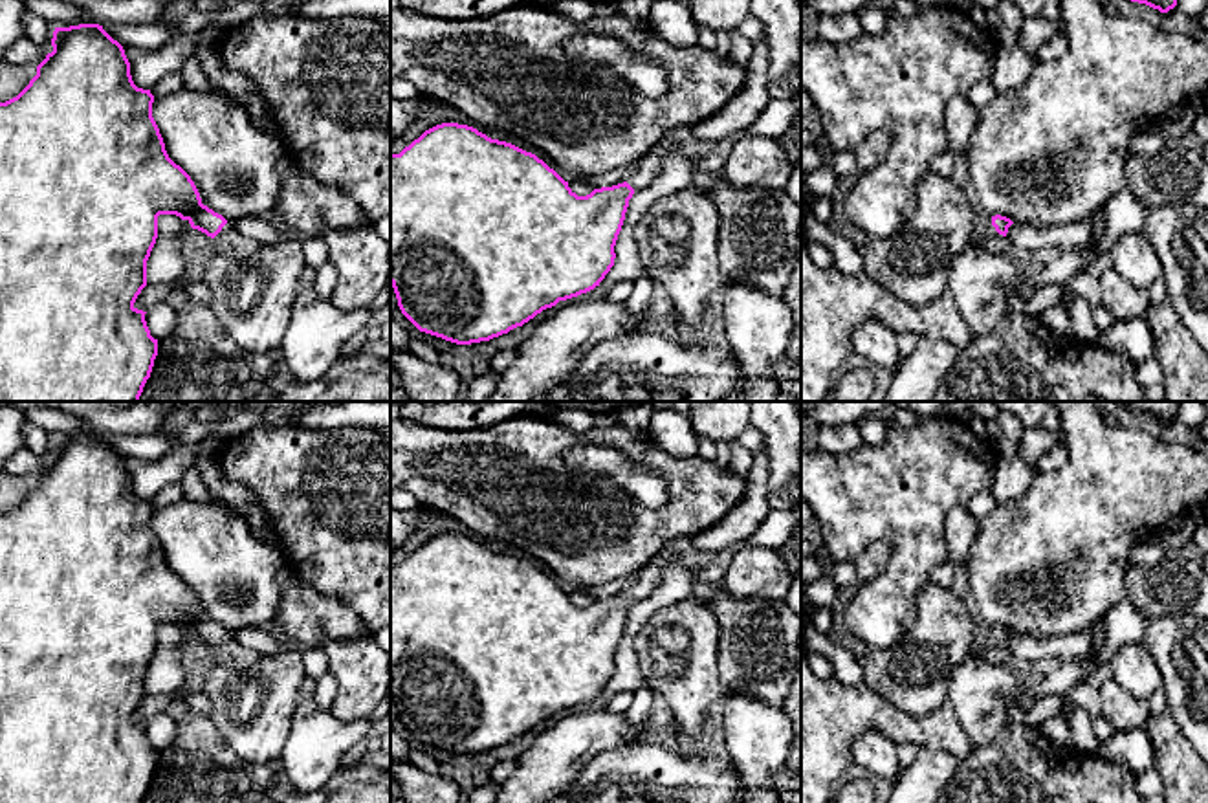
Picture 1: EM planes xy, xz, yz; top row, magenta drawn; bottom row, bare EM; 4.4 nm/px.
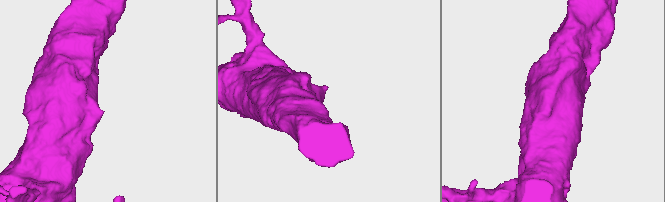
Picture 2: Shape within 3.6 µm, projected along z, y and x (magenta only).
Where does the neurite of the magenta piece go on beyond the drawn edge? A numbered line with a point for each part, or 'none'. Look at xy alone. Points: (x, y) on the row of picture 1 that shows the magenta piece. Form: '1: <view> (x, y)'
1: xy (230, 242)

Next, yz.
1: yz (994, 242)

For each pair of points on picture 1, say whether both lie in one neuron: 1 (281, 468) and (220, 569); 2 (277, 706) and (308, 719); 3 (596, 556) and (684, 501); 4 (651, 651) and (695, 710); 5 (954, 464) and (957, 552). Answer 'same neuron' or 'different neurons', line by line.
1: different neurons
2: different neurons
3: same neuron
4: same neuron
5: different neurons

